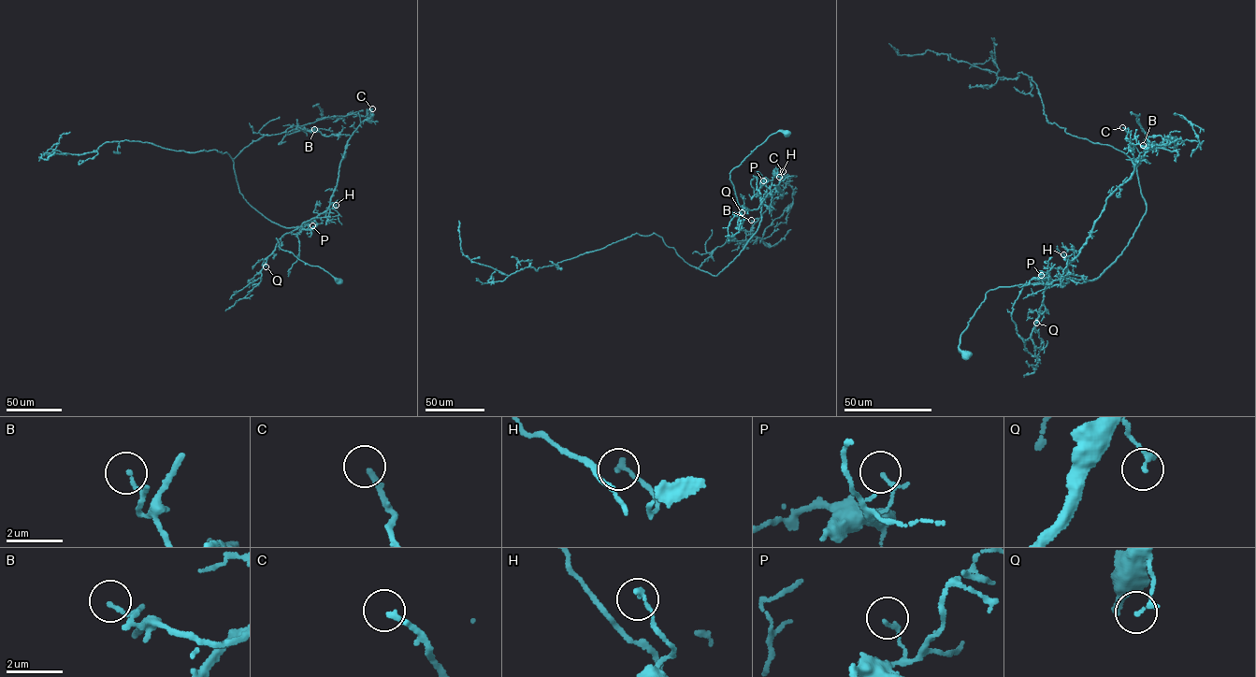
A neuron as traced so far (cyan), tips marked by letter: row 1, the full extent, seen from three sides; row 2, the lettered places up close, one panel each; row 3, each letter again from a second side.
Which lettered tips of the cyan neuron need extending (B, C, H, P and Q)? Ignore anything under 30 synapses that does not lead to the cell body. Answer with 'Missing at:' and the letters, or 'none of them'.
Missing at: C

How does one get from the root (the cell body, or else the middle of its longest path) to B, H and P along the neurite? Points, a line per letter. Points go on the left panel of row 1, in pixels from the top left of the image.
B: (339, 280), (280, 249), (276, 238), (324, 212), (330, 205), (350, 136), (325, 136), (314, 129)
H: (339, 280), (336, 281), (318, 266), (310, 265), (280, 249), (276, 238), (281, 238), (336, 205)
P: (339, 280), (279, 247), (276, 238), (312, 225)

